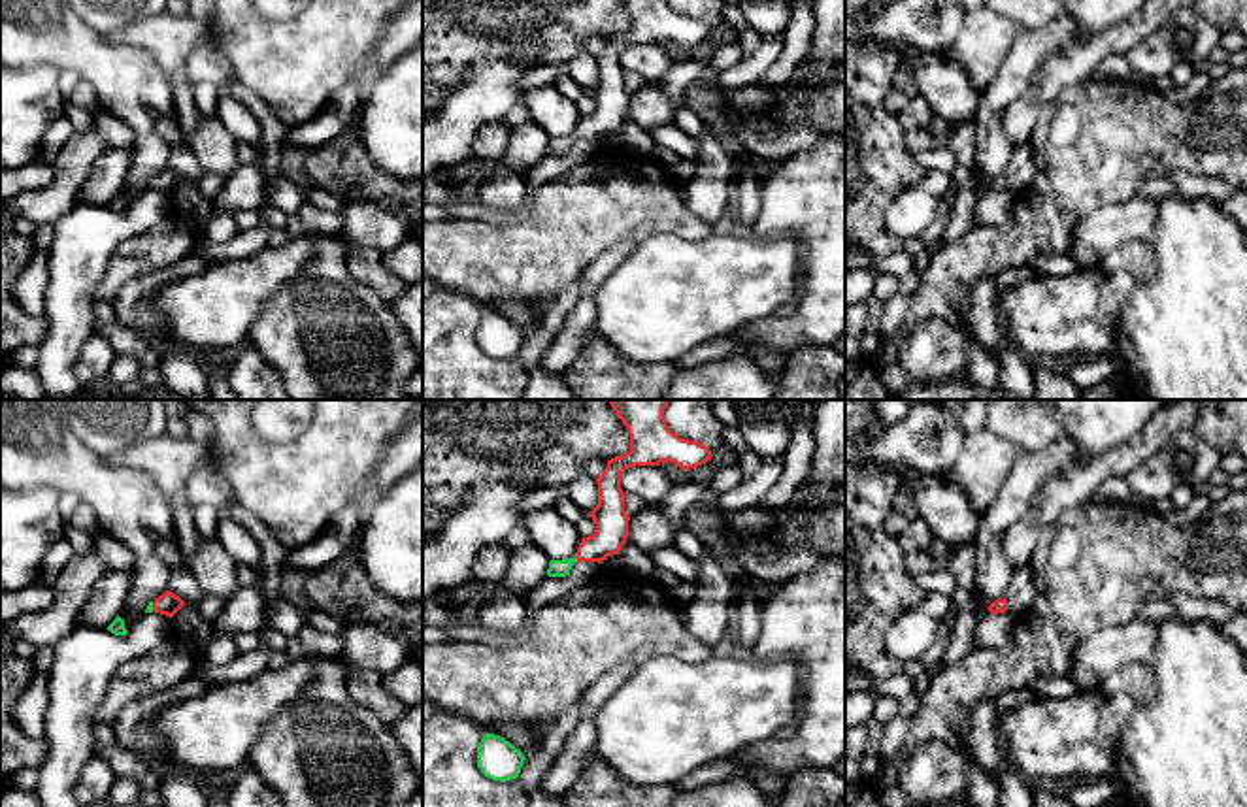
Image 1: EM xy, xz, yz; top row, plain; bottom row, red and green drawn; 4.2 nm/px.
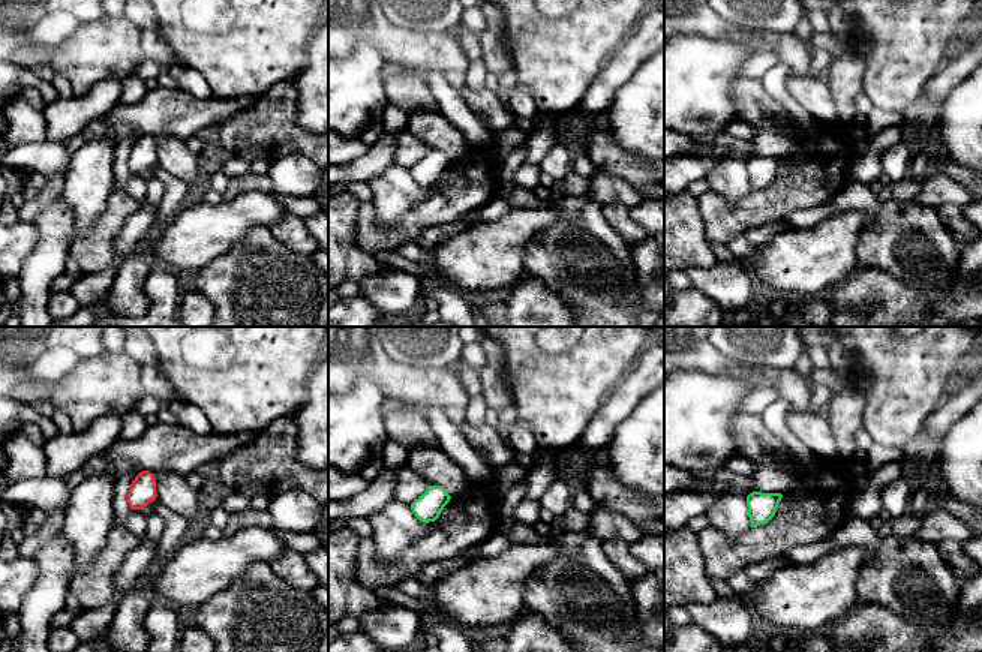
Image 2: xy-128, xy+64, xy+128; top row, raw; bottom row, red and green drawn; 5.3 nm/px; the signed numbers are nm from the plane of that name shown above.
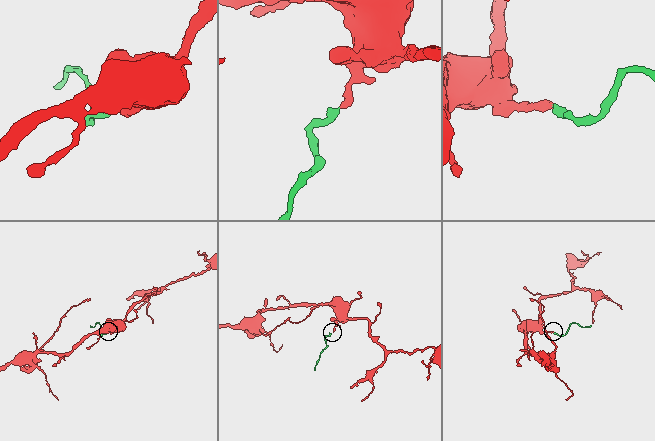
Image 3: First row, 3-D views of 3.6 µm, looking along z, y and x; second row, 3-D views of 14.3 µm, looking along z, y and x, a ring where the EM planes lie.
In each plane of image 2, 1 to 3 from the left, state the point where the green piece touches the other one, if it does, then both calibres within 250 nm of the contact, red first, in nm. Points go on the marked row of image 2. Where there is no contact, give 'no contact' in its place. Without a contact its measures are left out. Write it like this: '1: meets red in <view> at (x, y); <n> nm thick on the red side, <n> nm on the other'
1: no contact
2: no contact
3: no contact

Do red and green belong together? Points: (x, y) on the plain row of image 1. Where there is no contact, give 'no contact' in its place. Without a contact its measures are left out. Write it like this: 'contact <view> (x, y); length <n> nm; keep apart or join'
contact xz (576, 134); length 30 nm; join

